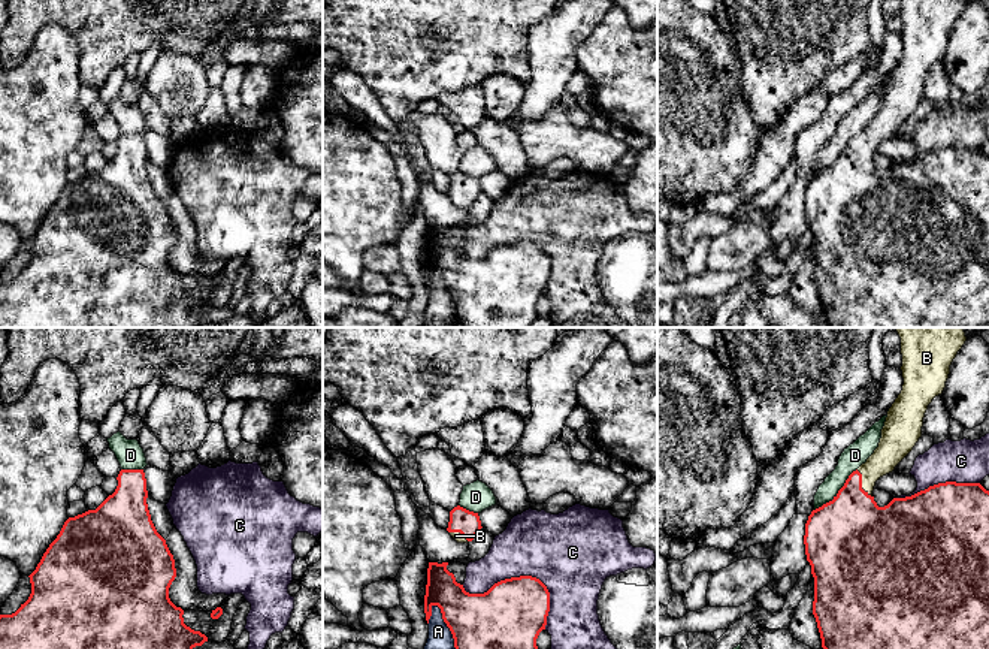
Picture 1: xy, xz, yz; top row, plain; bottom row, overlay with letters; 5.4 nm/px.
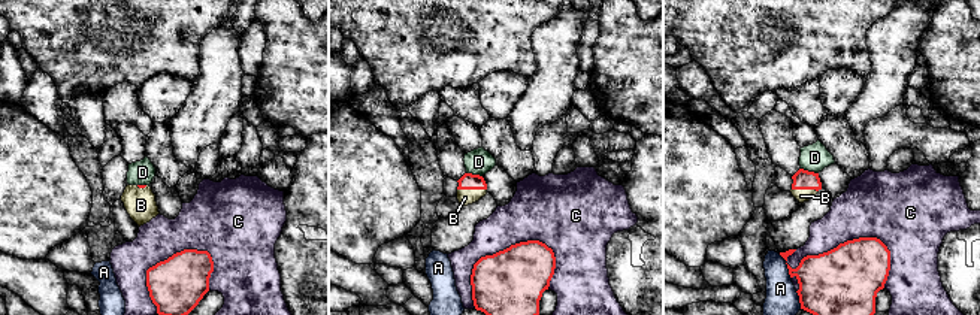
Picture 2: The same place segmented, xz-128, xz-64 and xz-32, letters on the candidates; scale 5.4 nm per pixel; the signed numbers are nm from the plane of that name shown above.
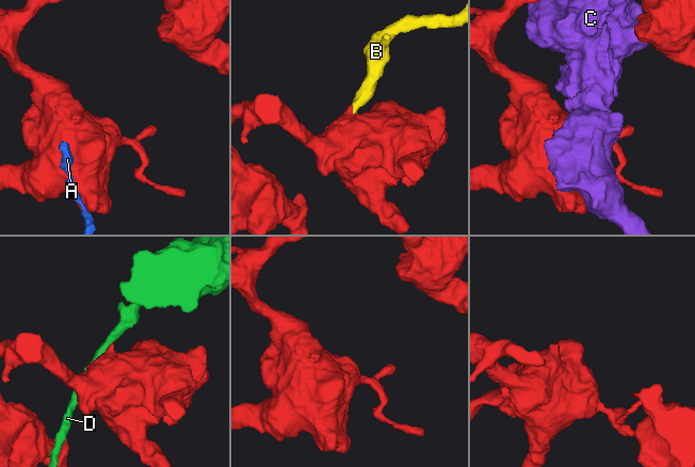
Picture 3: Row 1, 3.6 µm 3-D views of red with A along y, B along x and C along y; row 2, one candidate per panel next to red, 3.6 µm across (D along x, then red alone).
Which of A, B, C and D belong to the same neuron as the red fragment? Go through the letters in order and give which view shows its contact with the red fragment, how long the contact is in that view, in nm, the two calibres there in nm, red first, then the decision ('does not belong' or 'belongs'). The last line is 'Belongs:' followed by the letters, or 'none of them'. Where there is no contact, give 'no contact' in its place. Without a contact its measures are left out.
A: xz | 280 nm | 300/130 nm | does not belong
B: yz | 170 nm | 380/160 nm | belongs
C: xz | 500 nm | 360/400 nm | does not belong
D: yz | 340 nm | 460/120 nm | does not belong
Belongs: B

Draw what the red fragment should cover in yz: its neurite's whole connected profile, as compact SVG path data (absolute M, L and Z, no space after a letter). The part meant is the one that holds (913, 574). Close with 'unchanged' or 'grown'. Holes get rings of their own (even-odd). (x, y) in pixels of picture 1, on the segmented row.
M898 327L902 354L902 390L887 411L881 438L874 453L853 471L832 501L811 511L805 523L805 555L814 577L813 615L822 639L823 649L989 649L989 490L980 483L946 482L929 486L911 496L893 498L887 505L878 507L872 490L875 482L892 473L895 467L913 450L922 437L923 417L932 399L943 393L950 374L950 365L967 341L962 327Z | grown

